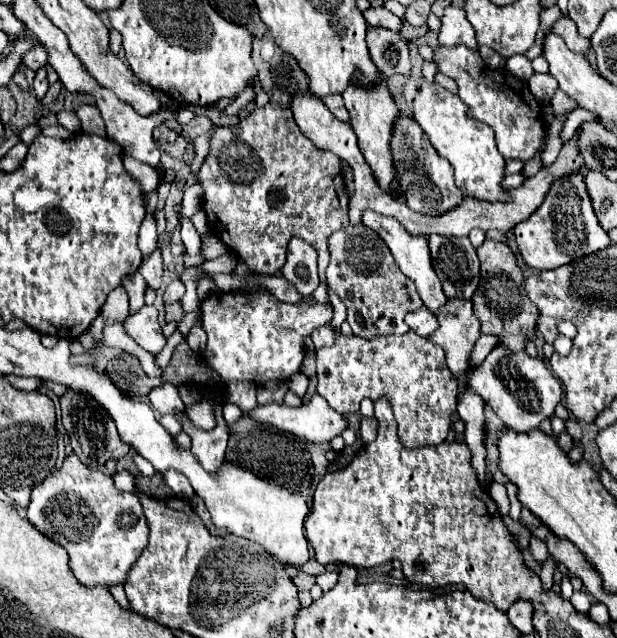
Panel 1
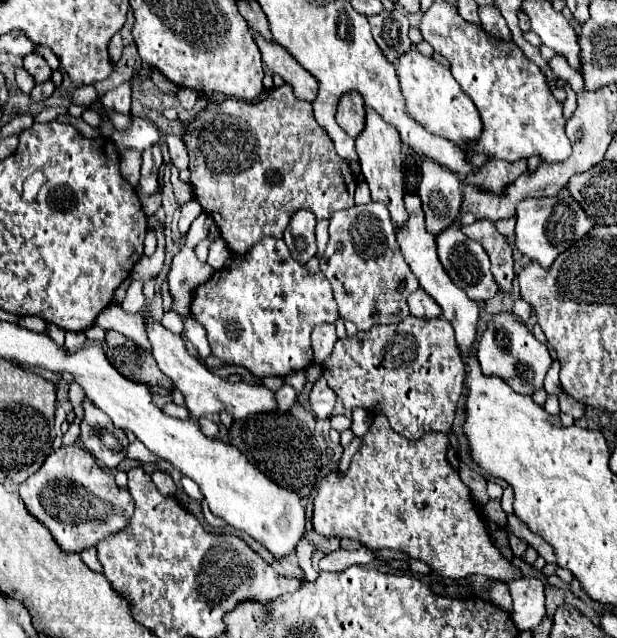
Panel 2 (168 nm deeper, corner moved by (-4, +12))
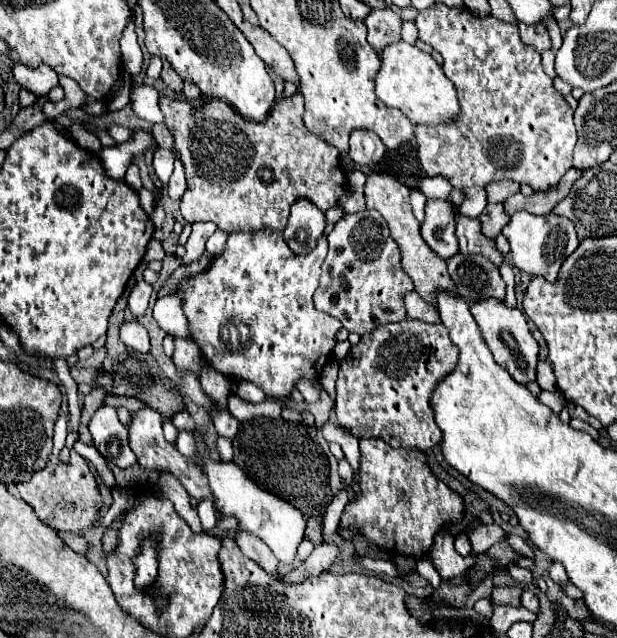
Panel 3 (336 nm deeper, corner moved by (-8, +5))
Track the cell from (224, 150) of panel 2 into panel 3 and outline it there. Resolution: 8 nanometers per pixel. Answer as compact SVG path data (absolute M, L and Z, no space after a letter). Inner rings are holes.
M294 93L274 103L264 121L250 121L220 99L200 109L182 99L162 97L160 109L174 135L176 149L186 169L188 189L180 199L186 221L212 221L224 233L232 231L282 231L296 199L310 199L320 211L336 207L348 191L340 167L340 153L304 127L304 97Z

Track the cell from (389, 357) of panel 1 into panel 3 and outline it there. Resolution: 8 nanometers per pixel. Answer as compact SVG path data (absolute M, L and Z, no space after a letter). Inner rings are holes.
M406 319L400 323L382 325L374 333L364 335L340 363L336 383L338 397L334 403L338 423L360 439L380 437L392 447L418 447L422 451L432 449L442 439L442 431L436 427L432 415L432 391L436 391L436 383L440 383L444 375L450 375L456 369L458 353L458 347L452 343L448 329L442 323L430 325L416 319Z

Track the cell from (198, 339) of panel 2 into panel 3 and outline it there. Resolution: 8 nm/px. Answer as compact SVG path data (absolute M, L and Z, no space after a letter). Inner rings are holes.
M202 369L200 371L200 381L204 391L216 401L216 407L226 407L226 397L230 393L230 383L228 379L224 379L218 371L214 369Z

